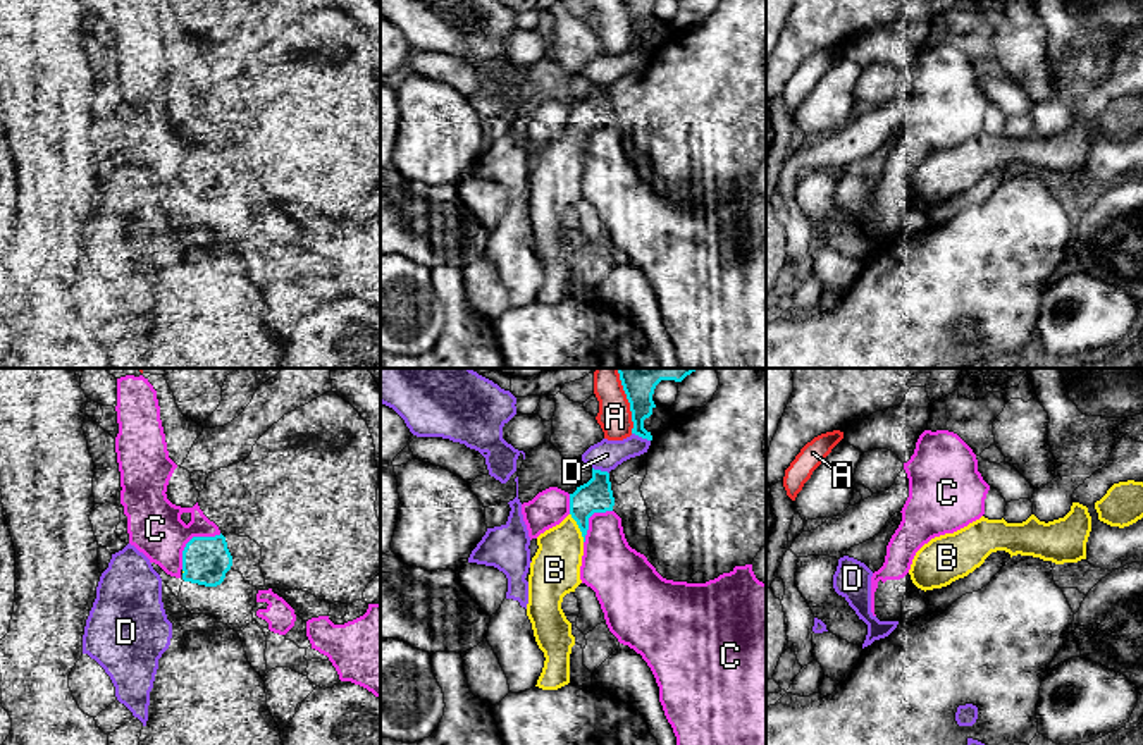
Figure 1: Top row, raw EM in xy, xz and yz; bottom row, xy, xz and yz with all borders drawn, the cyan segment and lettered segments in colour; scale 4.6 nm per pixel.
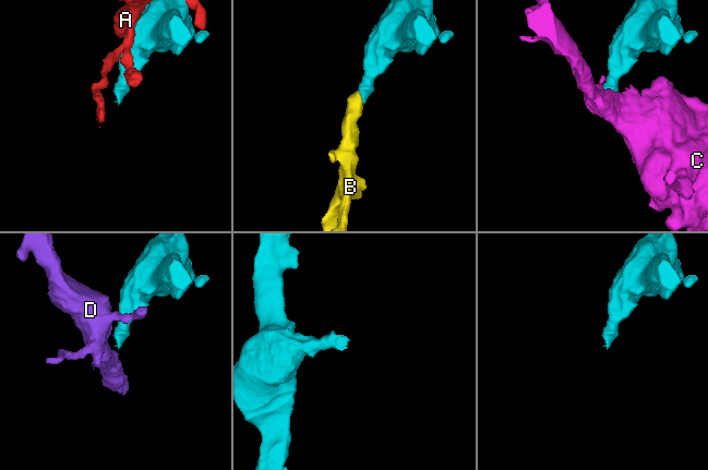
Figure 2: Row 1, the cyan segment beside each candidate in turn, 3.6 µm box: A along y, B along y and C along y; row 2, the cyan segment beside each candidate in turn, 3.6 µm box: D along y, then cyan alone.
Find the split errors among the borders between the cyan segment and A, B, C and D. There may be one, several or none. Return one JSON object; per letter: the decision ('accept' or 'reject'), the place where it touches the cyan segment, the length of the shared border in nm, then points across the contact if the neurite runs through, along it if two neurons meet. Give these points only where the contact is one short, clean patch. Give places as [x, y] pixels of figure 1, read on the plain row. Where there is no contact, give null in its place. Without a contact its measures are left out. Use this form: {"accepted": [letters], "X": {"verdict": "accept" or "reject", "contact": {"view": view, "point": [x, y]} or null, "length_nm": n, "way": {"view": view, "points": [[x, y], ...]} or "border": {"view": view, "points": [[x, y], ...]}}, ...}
{"accepted": ["B"], "A": {"verdict": "reject", "contact": {"view": "xz", "point": [630, 24]}, "length_nm": 220}, "B": {"verdict": "accept", "contact": {"view": "xz", "point": [579, 141]}, "length_nm": 150}, "C": {"verdict": "reject", "contact": {"view": "xy", "point": [191, 153]}, "length_nm": 260}, "D": {"verdict": "reject", "contact": {"view": "xz", "point": [641, 50]}, "length_nm": 100}}

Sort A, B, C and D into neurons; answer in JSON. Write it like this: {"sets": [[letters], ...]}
{"sets": [["A"], ["B"], ["C"], ["D"]]}

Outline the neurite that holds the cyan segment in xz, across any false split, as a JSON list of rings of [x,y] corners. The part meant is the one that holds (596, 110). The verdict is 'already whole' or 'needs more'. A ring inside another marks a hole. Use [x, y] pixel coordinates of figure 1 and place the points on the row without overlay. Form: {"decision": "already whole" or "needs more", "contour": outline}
{"decision": "needs more", "contour": [[[592,83],[592,93],[570,108],[570,129],[537,151],[539,163],[528,189],[527,231],[546,272],[535,299],[542,305],[558,305],[570,298],[575,251],[561,217],[582,198],[580,181],[589,132],[594,127],[613,126],[613,120],[609,88]]]}

